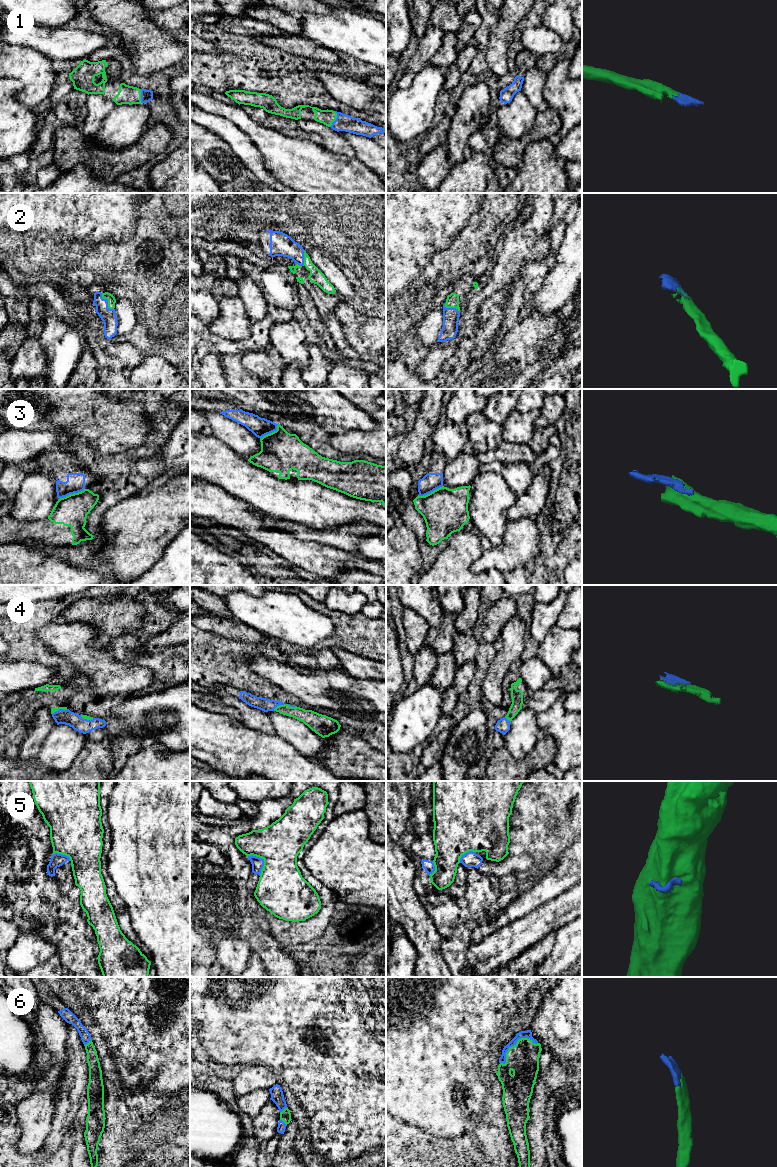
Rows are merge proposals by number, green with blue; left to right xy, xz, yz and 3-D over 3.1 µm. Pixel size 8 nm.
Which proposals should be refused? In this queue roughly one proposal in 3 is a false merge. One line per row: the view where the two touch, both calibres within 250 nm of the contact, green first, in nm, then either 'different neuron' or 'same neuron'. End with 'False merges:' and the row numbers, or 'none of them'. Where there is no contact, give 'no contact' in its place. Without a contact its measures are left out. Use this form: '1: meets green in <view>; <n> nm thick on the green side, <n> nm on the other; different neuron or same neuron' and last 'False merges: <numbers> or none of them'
1: meets green in xz; 120 nm thick on the green side, 140 nm on the other; same neuron
2: meets green in xy; 70 nm thick on the green side, 120 nm on the other; same neuron
3: meets green in xy; 260 nm thick on the green side, 150 nm on the other; different neuron
4: meets green in xz; 110 nm thick on the green side, 100 nm on the other; same neuron
5: meets green in xz; 380 nm thick on the green side, 100 nm on the other; different neuron
6: meets green in yz; 260 nm thick on the green side, 60 nm on the other; same neuron
False merges: 3, 5

